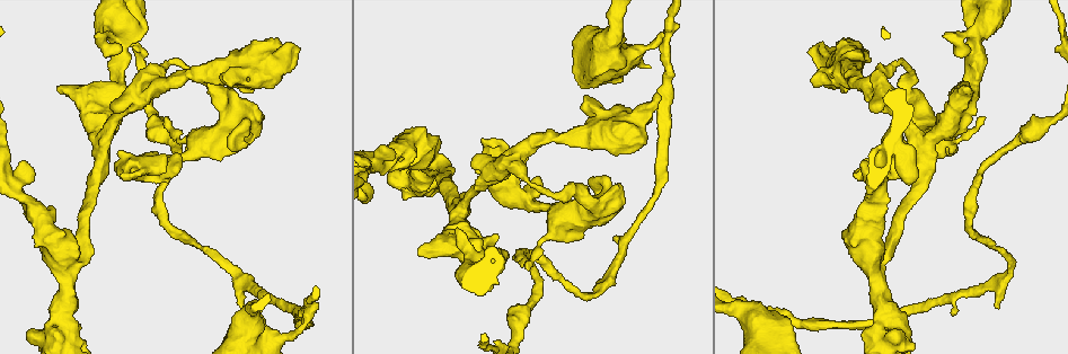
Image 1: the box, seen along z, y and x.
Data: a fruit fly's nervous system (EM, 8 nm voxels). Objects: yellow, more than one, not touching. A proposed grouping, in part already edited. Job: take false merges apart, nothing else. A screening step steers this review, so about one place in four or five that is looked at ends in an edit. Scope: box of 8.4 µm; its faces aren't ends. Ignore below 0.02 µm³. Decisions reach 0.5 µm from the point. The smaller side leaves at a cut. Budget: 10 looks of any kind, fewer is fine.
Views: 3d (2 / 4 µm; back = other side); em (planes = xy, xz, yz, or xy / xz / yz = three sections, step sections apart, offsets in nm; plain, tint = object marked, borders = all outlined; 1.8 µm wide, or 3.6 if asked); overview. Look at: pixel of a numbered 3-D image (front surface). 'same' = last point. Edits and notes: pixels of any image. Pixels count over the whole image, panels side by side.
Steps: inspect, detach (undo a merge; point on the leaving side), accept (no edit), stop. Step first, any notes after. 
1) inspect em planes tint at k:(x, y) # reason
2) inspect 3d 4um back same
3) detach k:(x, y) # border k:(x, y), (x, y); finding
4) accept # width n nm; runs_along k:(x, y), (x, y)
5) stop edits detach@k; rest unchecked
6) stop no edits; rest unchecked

inspect em 3.6um planes tint at 1:(875, 265) # three-way junction

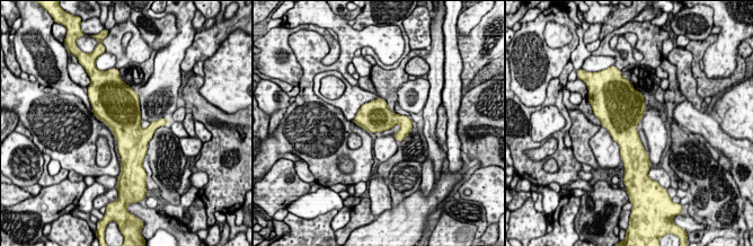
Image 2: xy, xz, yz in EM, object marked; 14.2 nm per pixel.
accept # continuous, no second cell

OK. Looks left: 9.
inspect em 3.6um yz step 4 tint at 1:(116, 93) # branch point

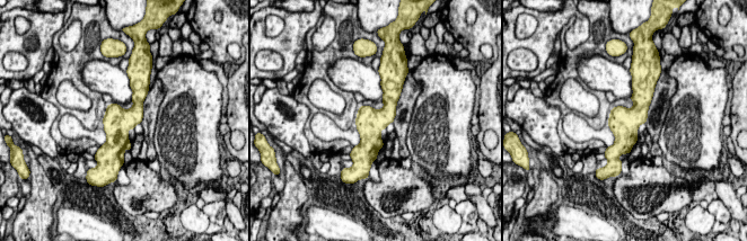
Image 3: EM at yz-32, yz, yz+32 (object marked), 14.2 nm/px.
inspect em 3.6um planes borders same # cut it another way

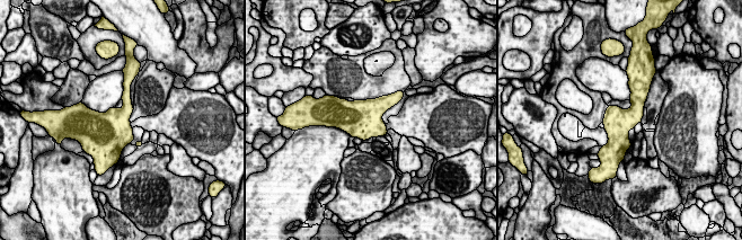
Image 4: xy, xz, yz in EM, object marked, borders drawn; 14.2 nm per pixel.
accept # continuous, no second cell

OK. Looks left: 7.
inspect em 3.6um yz step 8 tint at 1:(869, 85)

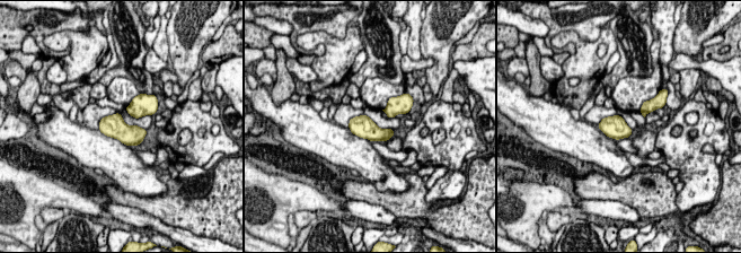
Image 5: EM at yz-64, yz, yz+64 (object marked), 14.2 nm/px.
inspect em 3.6um planes borders same # another direction

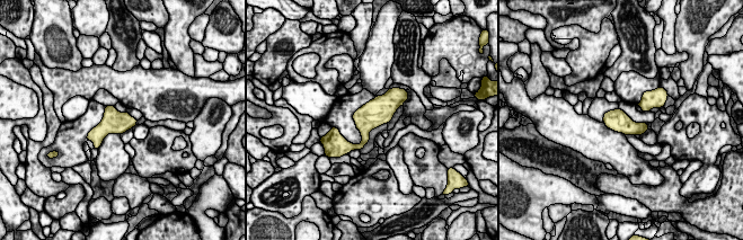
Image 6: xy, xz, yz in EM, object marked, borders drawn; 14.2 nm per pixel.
accept # all the same cell

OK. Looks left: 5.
inspect em yz step 8 tint at 1:(827, 80) # thick turns thin

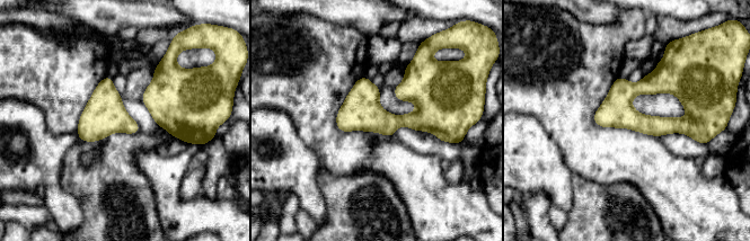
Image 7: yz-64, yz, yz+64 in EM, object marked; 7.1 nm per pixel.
inspect em planes borders same

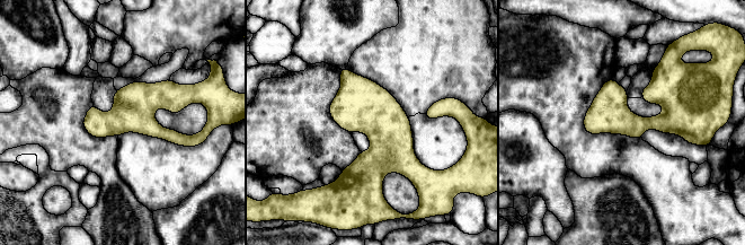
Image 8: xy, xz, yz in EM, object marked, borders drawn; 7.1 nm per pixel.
accept # continuous, no second cell

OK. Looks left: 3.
stop no edits; rest unchecked

